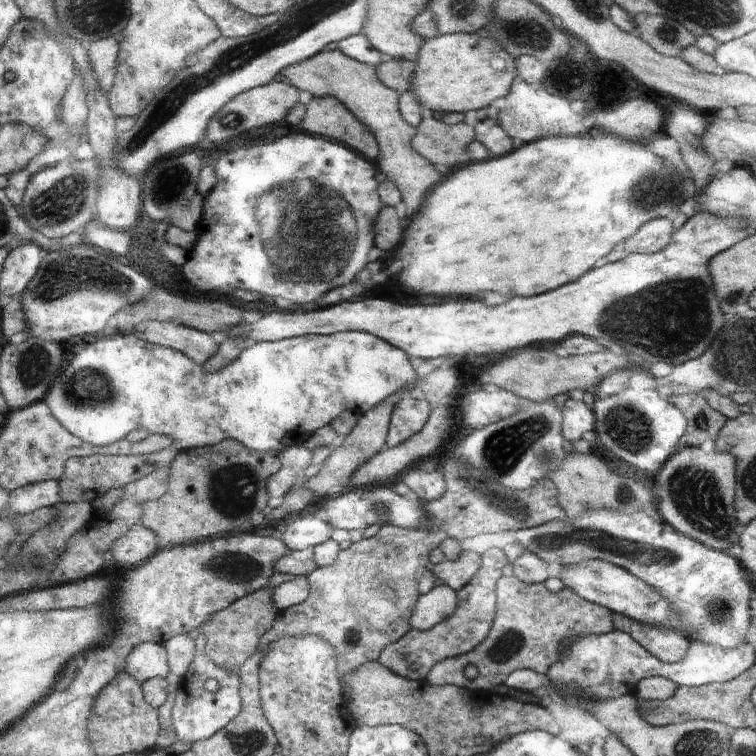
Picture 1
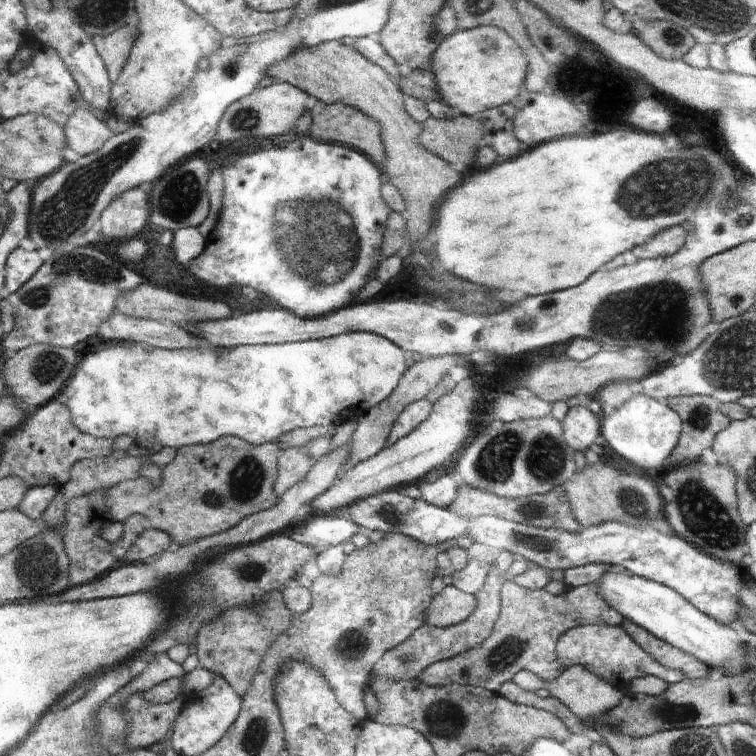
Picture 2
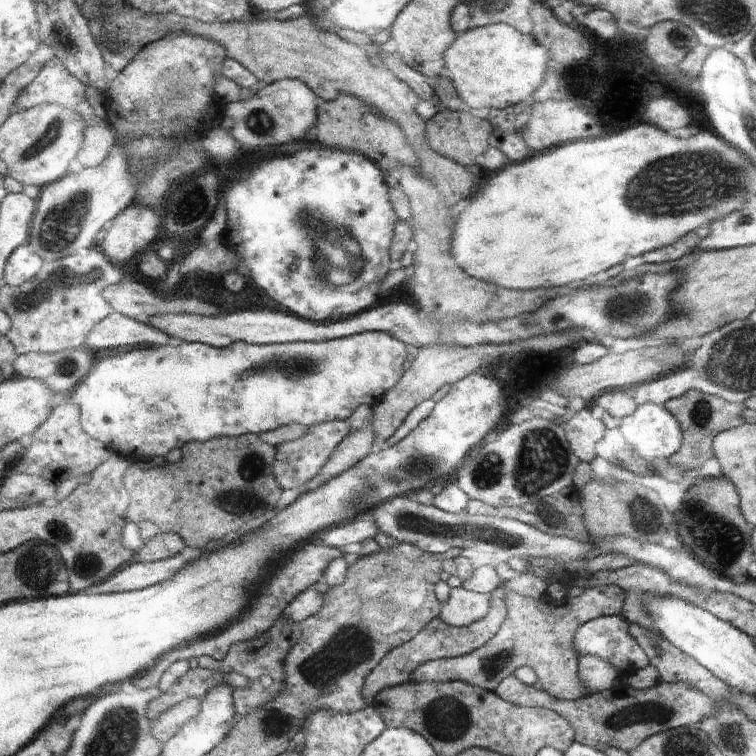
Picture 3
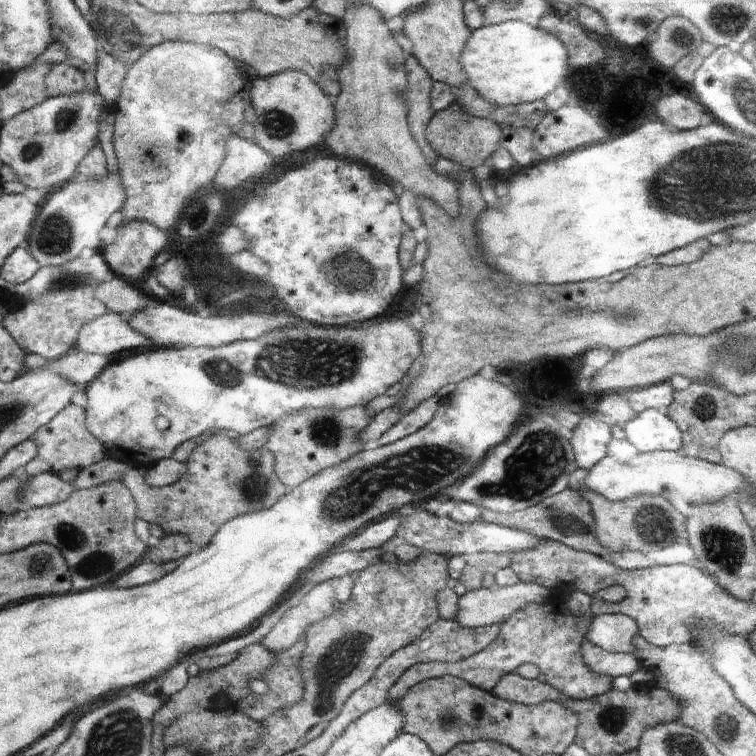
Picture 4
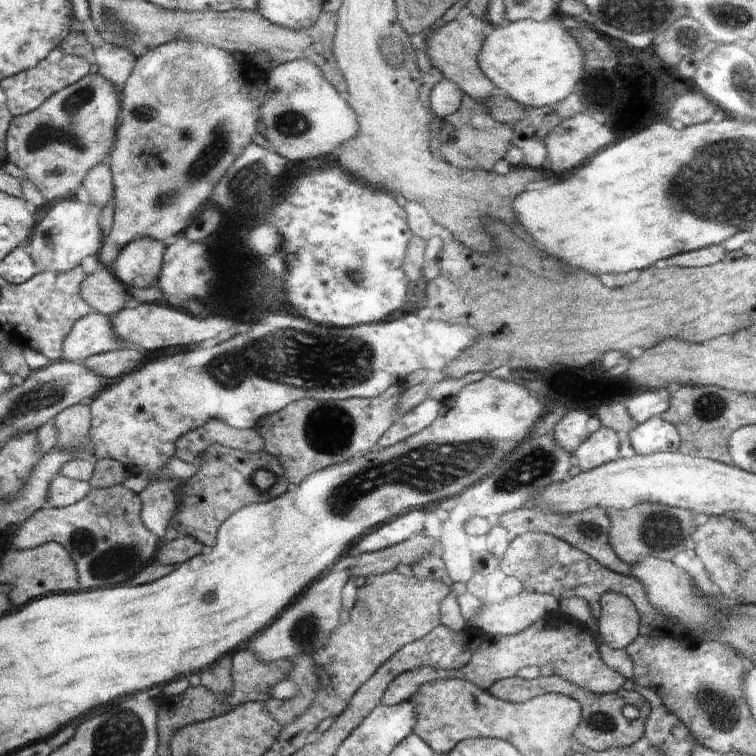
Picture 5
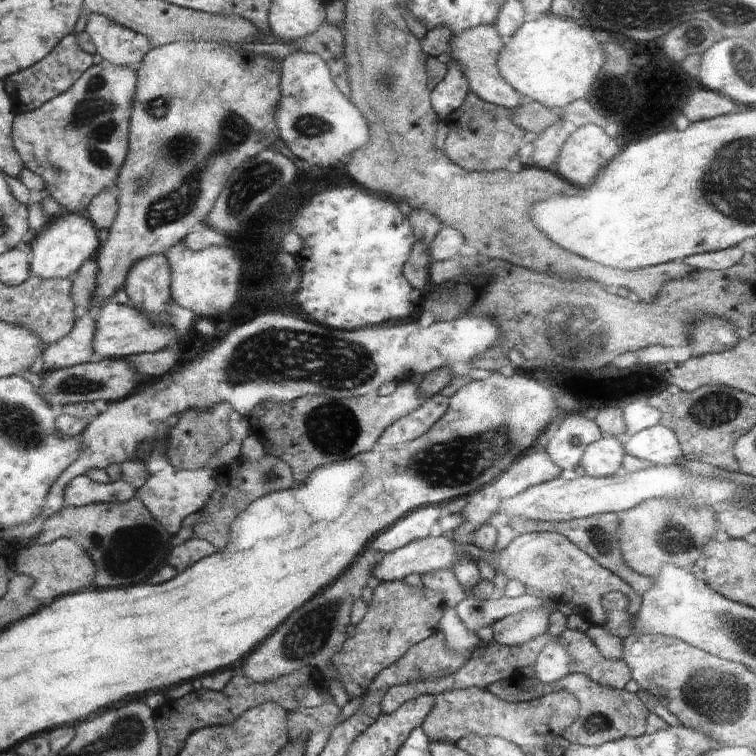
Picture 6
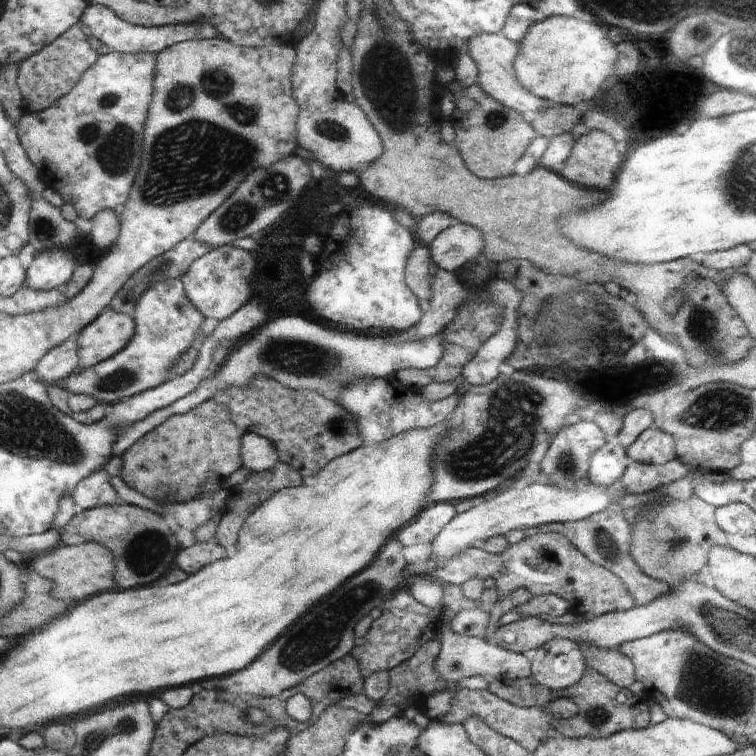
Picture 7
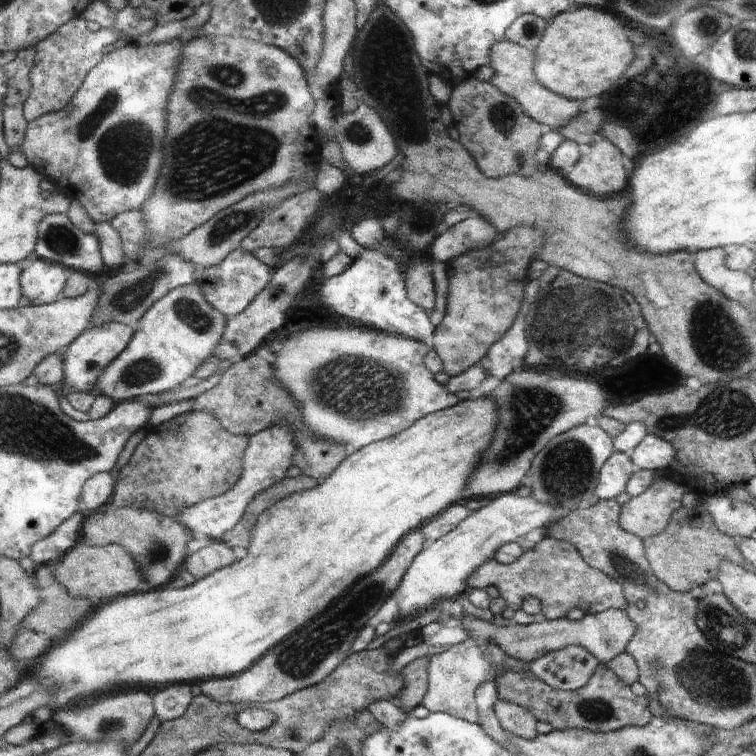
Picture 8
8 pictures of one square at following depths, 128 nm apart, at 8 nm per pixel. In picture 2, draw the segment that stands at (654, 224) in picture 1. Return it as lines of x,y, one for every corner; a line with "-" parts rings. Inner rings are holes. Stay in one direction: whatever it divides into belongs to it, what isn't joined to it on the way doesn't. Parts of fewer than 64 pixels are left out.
672,226
664,230
664,234
656,234
652,242
646,242
644,246
638,246
632,250
636,258
660,258
660,256
672,256
676,254
686,240
686,231
682,226

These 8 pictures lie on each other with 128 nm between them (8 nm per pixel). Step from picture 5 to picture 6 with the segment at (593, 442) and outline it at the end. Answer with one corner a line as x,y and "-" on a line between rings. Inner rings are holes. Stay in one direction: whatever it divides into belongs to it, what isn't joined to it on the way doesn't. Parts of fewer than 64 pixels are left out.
603,435
583,454
582,468
591,477
614,476
622,470
625,450
618,437

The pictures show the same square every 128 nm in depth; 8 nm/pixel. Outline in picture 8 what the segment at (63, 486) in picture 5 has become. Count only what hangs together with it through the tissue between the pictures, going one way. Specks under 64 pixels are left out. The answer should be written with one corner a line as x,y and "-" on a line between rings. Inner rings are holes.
100,472
87,482
83,494
85,512
91,514
105,508
110,503
115,490
114,475
114,472

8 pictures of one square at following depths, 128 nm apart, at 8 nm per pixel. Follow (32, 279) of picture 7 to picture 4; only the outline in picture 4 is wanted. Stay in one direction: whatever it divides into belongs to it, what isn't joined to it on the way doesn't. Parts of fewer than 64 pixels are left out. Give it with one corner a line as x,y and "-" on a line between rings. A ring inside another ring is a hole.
119,172
109,173
102,181
75,180
64,184
58,190
50,191
28,239
32,254
40,260
42,267
46,267
60,266
68,260
75,260
86,248
101,251
103,241
99,234
107,225
109,217
123,209
125,201
127,196

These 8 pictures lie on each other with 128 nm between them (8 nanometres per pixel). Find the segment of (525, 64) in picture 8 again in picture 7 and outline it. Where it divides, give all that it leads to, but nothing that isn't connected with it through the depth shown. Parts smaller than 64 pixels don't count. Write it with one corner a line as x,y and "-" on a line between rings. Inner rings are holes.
481,33
470,40
466,53
476,64
476,84
482,88
484,94
491,96
492,99
502,103
503,106
510,107
511,110
518,111
526,117
544,112
550,106
550,102
532,94
519,82
514,70
514,62
519,56
519,46
511,42
506,36
498,33

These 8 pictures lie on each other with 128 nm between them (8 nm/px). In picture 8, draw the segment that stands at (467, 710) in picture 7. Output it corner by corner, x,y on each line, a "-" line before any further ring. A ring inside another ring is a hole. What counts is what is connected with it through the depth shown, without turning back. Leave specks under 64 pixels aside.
498,699
495,706
495,714
503,725
503,729
510,736
514,734
526,738
526,740
538,737
535,714
532,714
527,707

